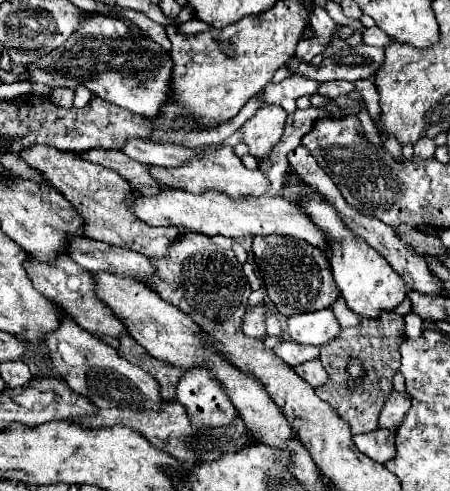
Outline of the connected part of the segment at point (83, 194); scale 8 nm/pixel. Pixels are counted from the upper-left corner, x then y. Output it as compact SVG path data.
M30 145L22 149L20 157L30 165L34 171L42 175L50 187L60 191L76 209L76 213L84 219L84 233L90 239L98 239L110 245L118 245L130 251L136 251L146 257L164 257L166 245L174 241L174 237L182 235L184 229L166 229L166 227L150 227L142 221L138 221L128 209L126 209L126 181L118 177L118 173L110 173L108 169L102 169L90 161L82 161L78 155L70 151L60 151L50 145Z

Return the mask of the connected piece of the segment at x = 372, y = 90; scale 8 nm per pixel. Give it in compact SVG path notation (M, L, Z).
M366 79L366 81L356 81L356 91L364 97L366 101L366 109L368 109L368 115L372 117L372 121L378 121L380 119L380 103L378 103L378 89L374 87L373 81Z

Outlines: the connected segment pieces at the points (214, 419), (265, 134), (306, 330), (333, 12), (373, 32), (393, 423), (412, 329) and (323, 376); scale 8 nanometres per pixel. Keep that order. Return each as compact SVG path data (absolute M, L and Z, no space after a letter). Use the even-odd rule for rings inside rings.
M202 367L184 371L176 387L176 401L186 407L194 421L202 421L202 425L226 425L236 413L222 383Z
M262 105L256 115L248 119L242 129L238 129L222 145L234 147L238 141L244 141L250 147L252 157L262 157L262 153L268 153L270 145L282 137L286 117L288 113L280 105Z
M332 309L312 311L294 315L288 319L288 333L292 341L304 343L304 345L324 345L338 337L340 325L332 313Z
M328 1L326 3L326 11L328 11L328 15L338 23L338 25L350 25L350 27L354 27L356 31L360 31L362 33L362 25L360 25L360 21L354 21L354 19L348 19L344 13L342 13L342 7L338 5L338 3L334 3L334 1Z
M372 27L372 29L368 29L366 31L366 37L364 37L364 41L368 43L368 45L378 45L378 47L388 47L388 43L392 43L392 39L382 31L382 29L378 29L378 27Z
M392 389L390 397L384 403L384 409L378 415L378 427L380 429L396 431L400 427L400 423L404 421L408 409L410 409L410 397L408 397L408 393L406 391L400 393L400 391Z
M408 313L404 317L404 323L406 323L406 337L408 339L414 339L414 337L420 335L420 331L422 331L422 319L416 313Z
M312 359L312 361L306 361L302 365L298 365L298 369L294 369L308 385L312 387L320 387L322 383L326 383L328 379L328 373L324 371L320 359Z

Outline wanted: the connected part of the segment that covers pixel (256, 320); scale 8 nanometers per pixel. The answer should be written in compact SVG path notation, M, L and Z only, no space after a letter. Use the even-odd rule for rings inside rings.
M258 305L258 307L252 307L250 311L246 311L246 315L242 317L242 333L248 335L248 337L254 337L254 339L262 339L262 333L264 333L264 339L266 339L266 305Z

